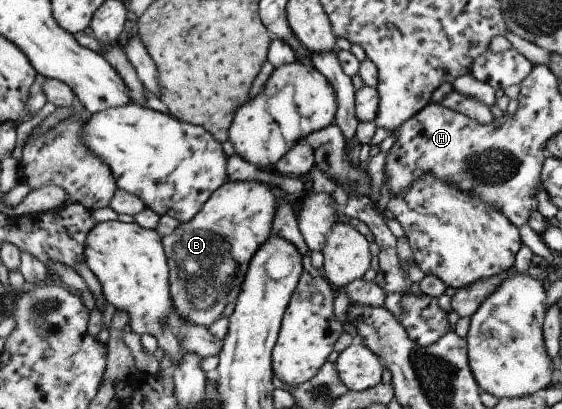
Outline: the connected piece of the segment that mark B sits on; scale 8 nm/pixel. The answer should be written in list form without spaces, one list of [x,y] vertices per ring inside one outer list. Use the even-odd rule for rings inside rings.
[[[229,181],[211,197],[208,203],[202,207],[202,210],[189,222],[181,223],[180,226],[168,236],[164,237],[165,251],[169,256],[169,265],[171,270],[171,293],[175,304],[174,310],[185,320],[186,324],[198,325],[203,327],[212,327],[223,315],[222,312],[226,310],[226,306],[233,302],[236,304],[241,295],[244,281],[247,277],[247,272],[250,268],[250,263],[253,262],[254,255],[261,250],[265,242],[274,234],[272,225],[274,224],[275,216],[279,207],[279,196],[277,190],[270,185],[264,184],[261,181]]]

